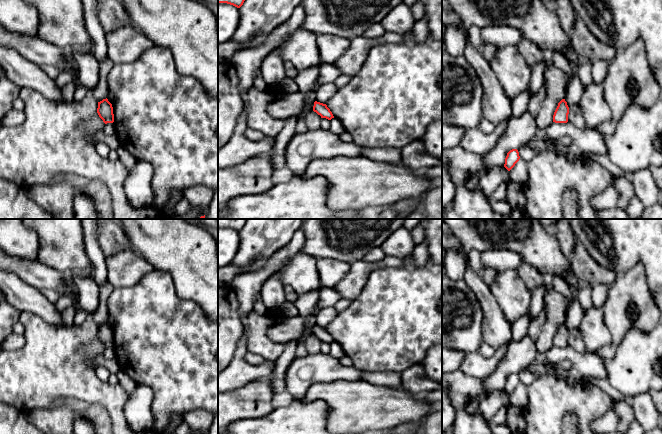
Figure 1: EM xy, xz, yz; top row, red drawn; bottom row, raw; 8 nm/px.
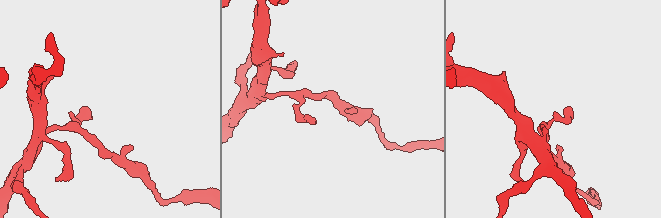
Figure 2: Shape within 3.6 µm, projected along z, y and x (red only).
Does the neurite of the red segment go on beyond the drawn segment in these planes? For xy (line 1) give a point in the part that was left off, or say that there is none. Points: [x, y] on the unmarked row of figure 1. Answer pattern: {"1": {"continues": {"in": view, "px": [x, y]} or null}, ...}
{"1": {"continues": null}}

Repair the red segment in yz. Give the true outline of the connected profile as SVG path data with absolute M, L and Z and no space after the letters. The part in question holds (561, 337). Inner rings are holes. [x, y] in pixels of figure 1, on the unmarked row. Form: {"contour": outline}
{"contour": "M562 323L554 336L553 346L567 347L568 346L569 331L565 323Z"}

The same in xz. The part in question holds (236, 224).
{"contour": "M218 219L218 227L227 227L240 232L246 223L246 219Z"}

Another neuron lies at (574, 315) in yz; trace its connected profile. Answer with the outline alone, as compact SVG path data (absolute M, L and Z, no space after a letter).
M571 287L573 298L571 305L566 313L565 325L568 331L579 329L581 320L583 318L583 310L579 304L578 295L579 291L575 287Z

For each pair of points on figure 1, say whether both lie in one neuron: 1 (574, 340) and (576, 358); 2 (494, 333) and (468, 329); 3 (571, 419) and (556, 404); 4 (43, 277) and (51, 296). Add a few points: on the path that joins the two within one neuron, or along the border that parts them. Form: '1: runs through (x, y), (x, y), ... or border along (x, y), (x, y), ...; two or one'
1: border along (568, 345), (578, 352), (585, 352); two
2: border along (481, 307), (483, 341); two
3: border along (577, 416), (567, 413), (562, 423); two
4: border along (41, 288), (55, 290), (60, 295); two

